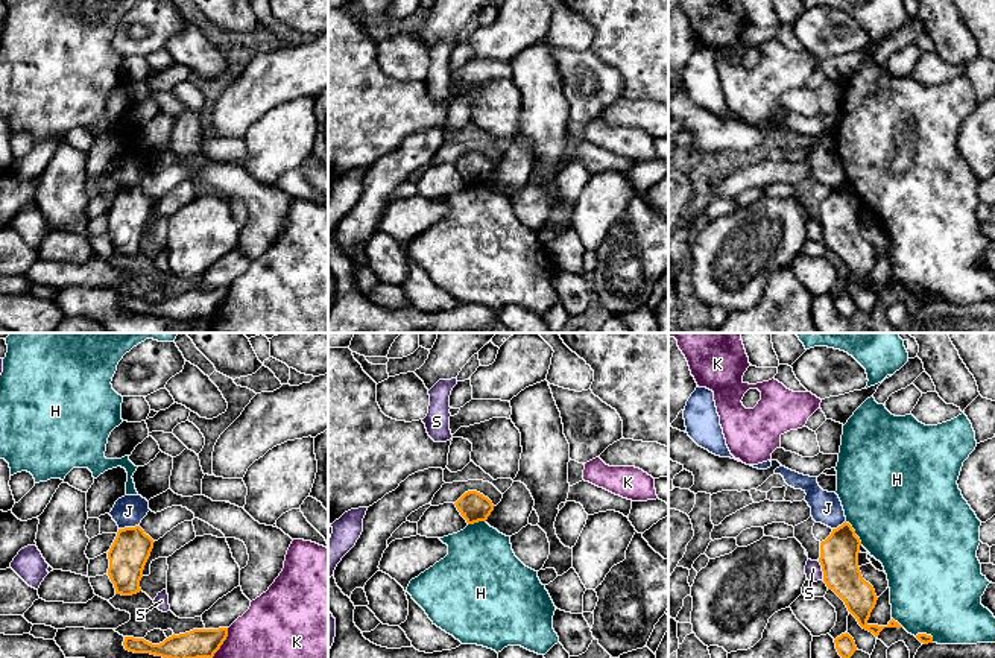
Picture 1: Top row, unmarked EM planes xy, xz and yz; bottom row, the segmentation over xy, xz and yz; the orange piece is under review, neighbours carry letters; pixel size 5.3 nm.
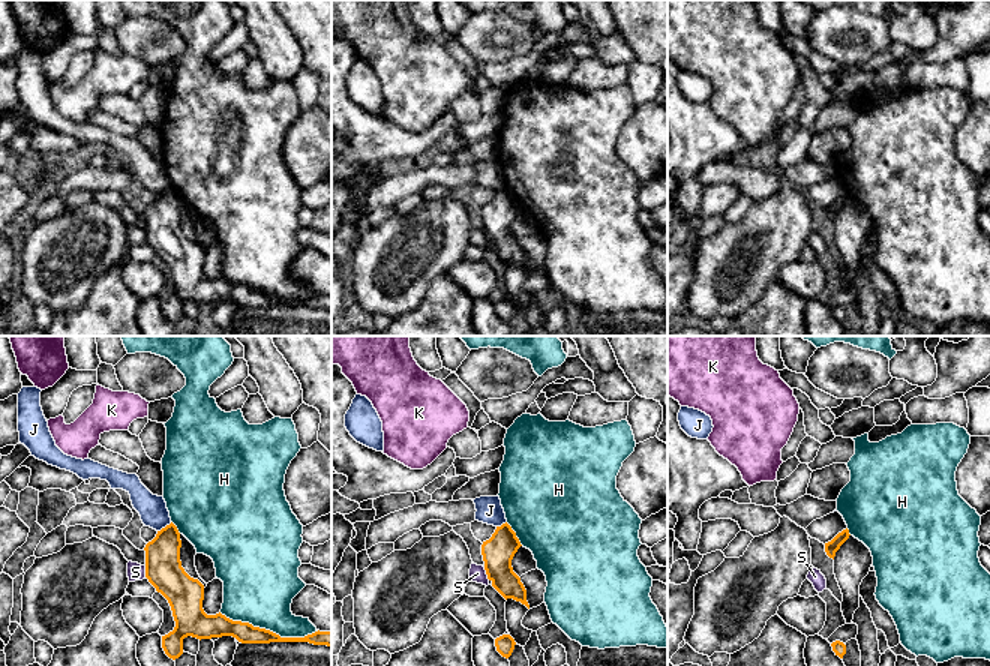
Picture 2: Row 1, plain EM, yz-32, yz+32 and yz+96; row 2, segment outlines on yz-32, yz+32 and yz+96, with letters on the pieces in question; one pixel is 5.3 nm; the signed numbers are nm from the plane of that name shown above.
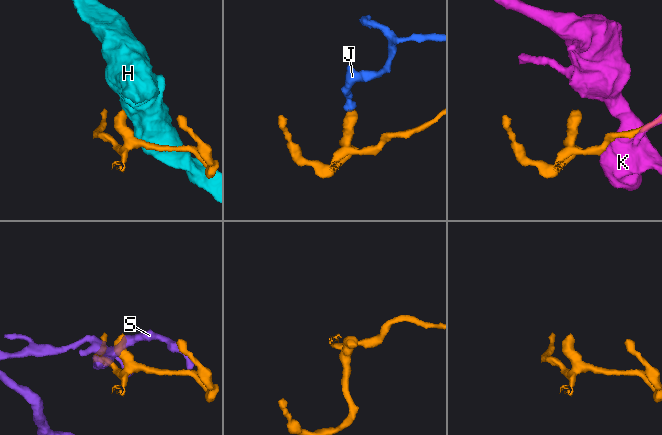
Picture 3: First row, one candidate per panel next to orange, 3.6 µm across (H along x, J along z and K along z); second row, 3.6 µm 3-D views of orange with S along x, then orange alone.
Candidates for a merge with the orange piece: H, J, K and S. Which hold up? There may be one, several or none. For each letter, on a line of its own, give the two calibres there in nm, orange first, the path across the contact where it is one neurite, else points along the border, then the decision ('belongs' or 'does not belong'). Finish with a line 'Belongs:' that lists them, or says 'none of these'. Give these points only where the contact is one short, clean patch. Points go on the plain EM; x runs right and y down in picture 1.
H: calibres 200 and 480 nm; does not belong
J: calibres 200 and 160 nm; border xy (138, 184), (119, 189); does not belong
K: calibres 160 and 500 nm; does not belong
S: calibres 200 and 90 nm; does not belong
Belongs: none of these

